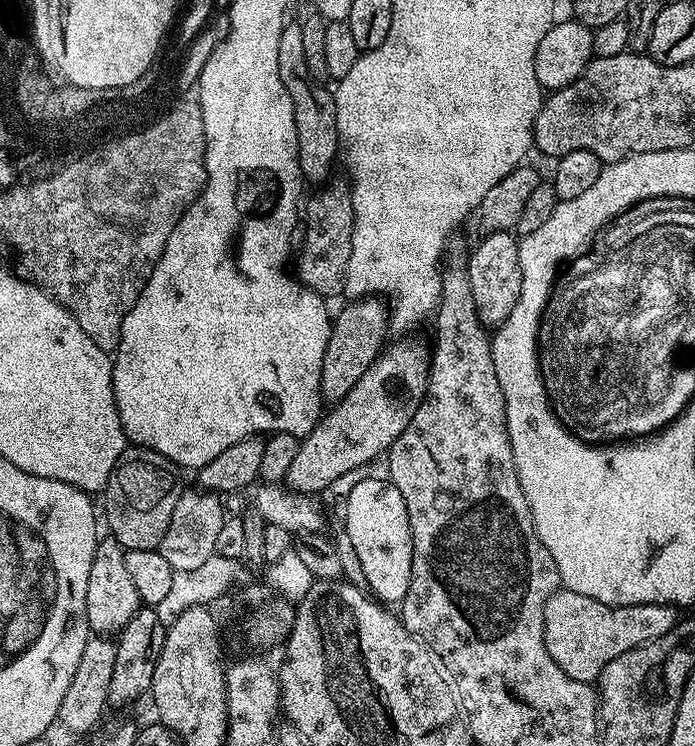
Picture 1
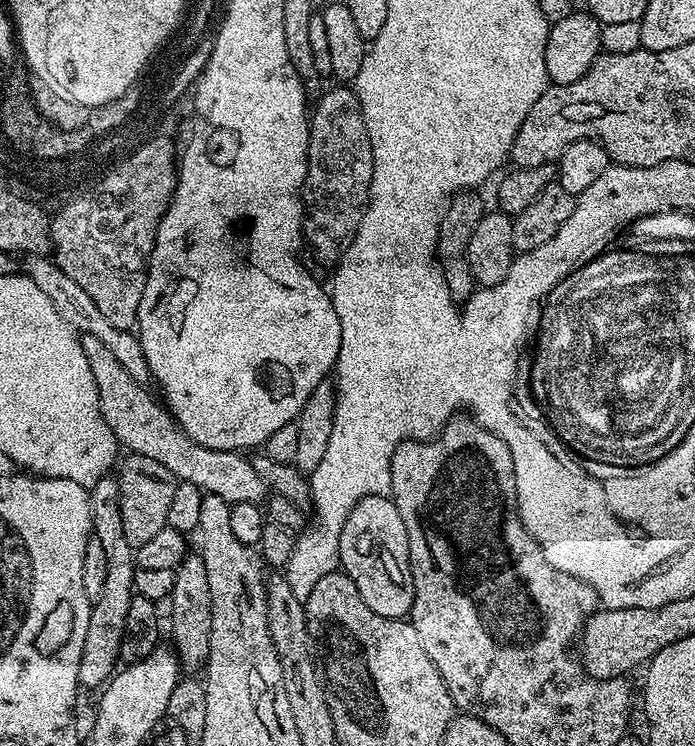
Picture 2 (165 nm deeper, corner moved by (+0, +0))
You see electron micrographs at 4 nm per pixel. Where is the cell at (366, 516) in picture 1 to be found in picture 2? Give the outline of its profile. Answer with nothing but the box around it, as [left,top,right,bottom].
[339,495,414,620]

